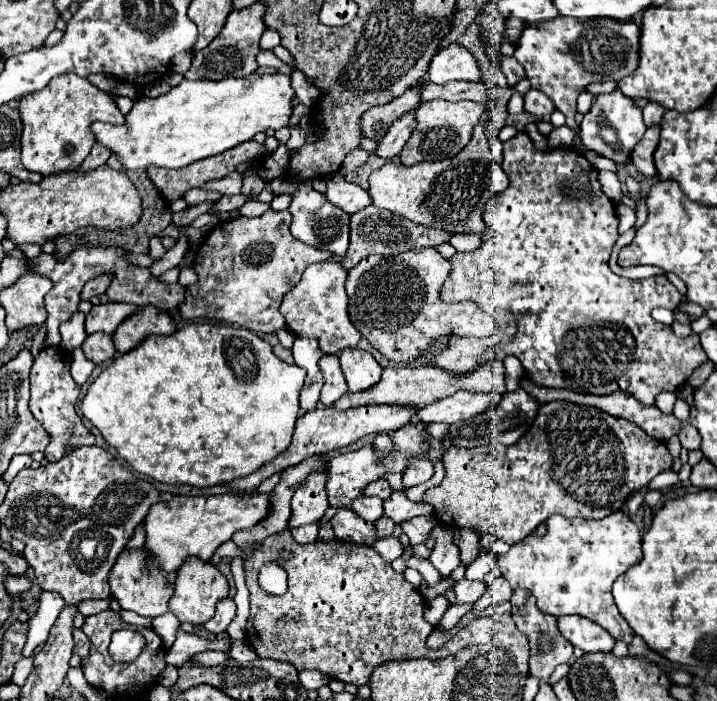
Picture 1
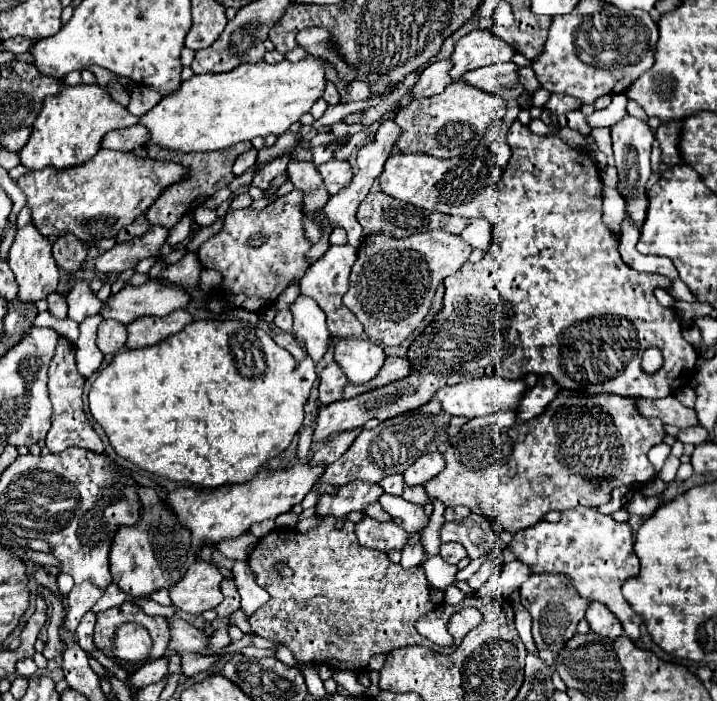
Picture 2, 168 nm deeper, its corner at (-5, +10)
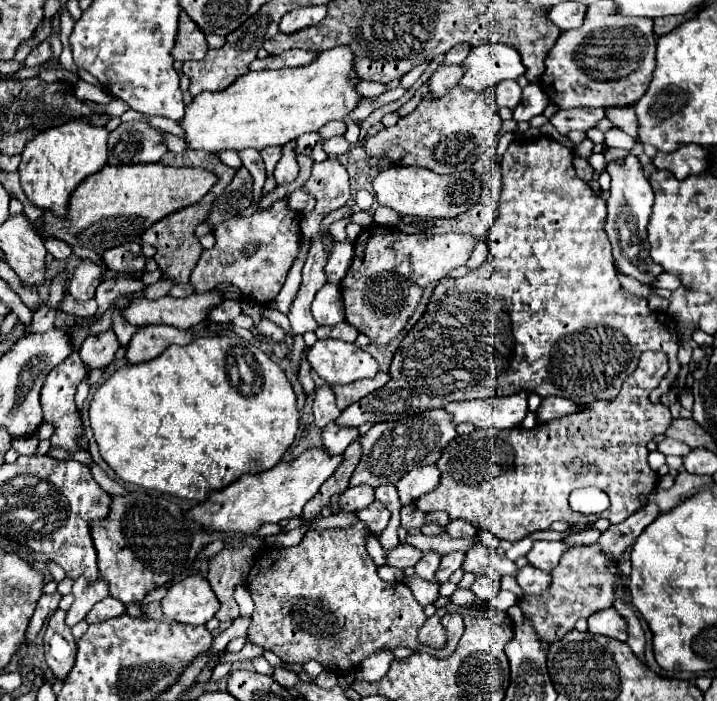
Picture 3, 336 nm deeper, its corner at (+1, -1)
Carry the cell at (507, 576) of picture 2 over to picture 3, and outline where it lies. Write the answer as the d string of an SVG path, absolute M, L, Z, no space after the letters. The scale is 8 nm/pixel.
M526 565L518 571L516 581L524 589L526 595L532 595L532 593L546 591L548 583L552 583L552 575L546 571L536 571L536 567L532 567L532 565Z

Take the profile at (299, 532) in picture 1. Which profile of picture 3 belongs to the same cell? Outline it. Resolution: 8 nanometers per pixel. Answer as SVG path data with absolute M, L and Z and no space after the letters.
M372 534L368 536L368 539L366 540L366 549L377 567L386 564L385 551L376 536Z

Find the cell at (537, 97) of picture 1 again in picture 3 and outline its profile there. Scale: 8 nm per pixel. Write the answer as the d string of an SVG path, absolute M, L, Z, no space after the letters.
M560 109L550 123L556 127L560 135L568 135L570 131L588 131L598 125L598 121L606 119L606 109Z

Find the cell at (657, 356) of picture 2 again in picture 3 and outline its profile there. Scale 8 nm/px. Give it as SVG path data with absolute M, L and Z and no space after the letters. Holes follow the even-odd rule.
M644 351L636 371L612 401L596 401L586 405L584 413L542 423L530 431L476 429L470 435L456 437L436 461L442 473L438 487L416 499L416 507L424 513L446 511L450 519L464 519L480 531L490 531L498 539L512 543L534 531L550 529L554 521L580 525L606 517L612 525L622 523L656 489L658 475L648 465L646 445L668 429L672 417L668 407L650 403L648 395L666 373L668 355ZM578 487L602 489L610 497L610 507L602 515L574 513L568 505L568 495Z

